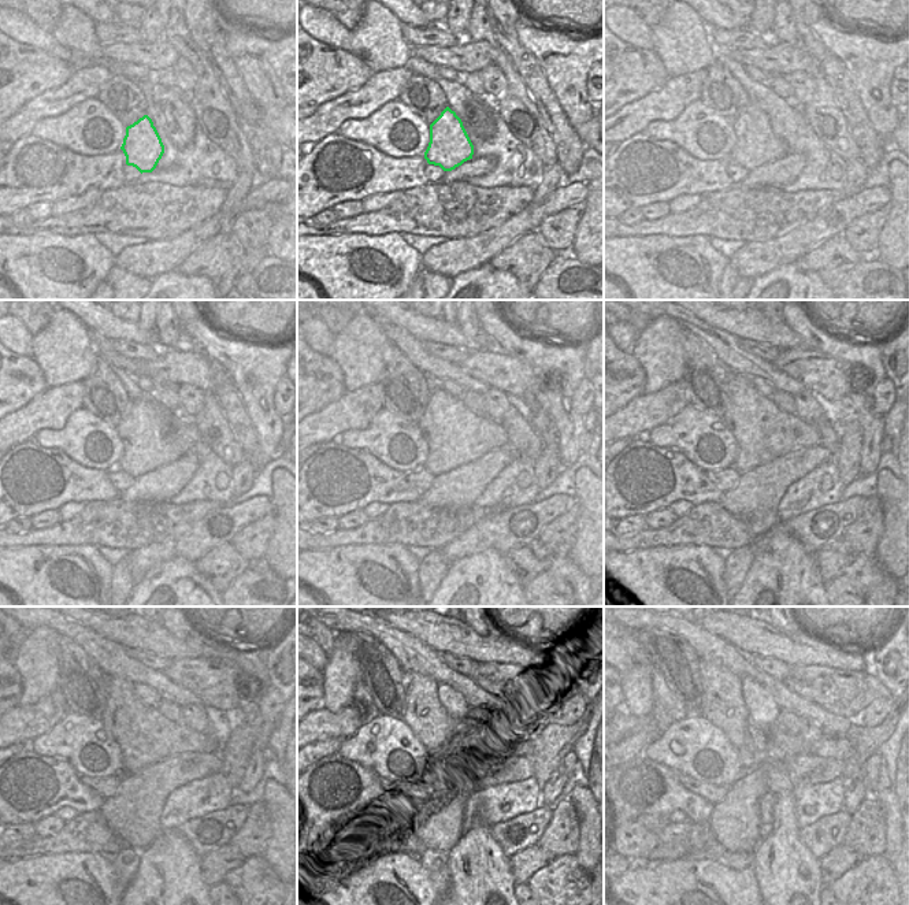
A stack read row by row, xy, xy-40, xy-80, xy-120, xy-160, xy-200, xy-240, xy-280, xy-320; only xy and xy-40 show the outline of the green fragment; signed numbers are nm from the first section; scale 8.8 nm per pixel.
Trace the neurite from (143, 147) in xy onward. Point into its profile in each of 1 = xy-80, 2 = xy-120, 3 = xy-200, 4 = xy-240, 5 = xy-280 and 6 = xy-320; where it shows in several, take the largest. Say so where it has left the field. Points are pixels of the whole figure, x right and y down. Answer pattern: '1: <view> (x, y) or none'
1: xy-80 (756, 145)
2: xy-120 (149, 442)
3: xy-200 (763, 433)
4: xy-240 (144, 735)
5: xy-280 (448, 740)
6: xy-320 (723, 705)

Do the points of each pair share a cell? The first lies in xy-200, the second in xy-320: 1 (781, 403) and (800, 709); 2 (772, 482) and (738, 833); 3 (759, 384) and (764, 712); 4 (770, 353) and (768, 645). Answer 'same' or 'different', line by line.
1: different
2: same
3: same
4: different

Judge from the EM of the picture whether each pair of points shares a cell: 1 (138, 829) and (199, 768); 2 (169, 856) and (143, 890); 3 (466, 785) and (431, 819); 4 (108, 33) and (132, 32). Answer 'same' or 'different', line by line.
1: same
2: same
3: same
4: same

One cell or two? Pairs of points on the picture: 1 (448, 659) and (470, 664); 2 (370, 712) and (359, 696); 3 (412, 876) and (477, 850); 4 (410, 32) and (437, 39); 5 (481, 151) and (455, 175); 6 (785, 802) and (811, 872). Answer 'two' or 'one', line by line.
1: one
2: one
3: two
4: one
5: two
6: one

